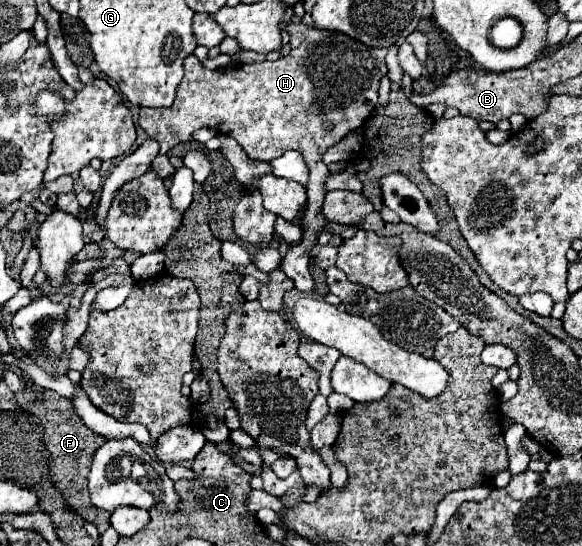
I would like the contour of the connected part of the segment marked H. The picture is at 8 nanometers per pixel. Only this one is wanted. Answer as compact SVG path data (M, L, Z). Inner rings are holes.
M289 22L287 24L287 32L291 36L291 40L289 40L291 52L287 56L281 56L275 62L243 64L241 70L239 70L239 66L207 70L197 60L195 54L189 54L185 58L185 76L183 76L181 84L177 86L177 98L175 98L173 106L169 106L169 108L147 108L147 106L141 106L139 124L149 134L149 138L159 142L159 146L161 146L159 154L167 154L173 146L193 140L195 130L199 130L203 126L235 138L241 144L241 148L247 152L247 156L253 158L253 160L271 162L271 160L279 158L287 150L299 150L305 156L305 162L309 166L307 212L303 214L303 222L301 222L301 228L303 228L305 234L303 234L303 240L299 244L293 244L293 246L287 248L287 252L285 252L285 256L281 260L281 270L293 282L299 284L297 290L311 292L313 278L309 274L309 254L311 254L313 246L317 244L317 238L319 238L323 226L327 224L327 220L329 222L337 222L337 224L359 226L363 222L363 218L373 212L373 206L361 194L345 192L345 190L331 190L325 196L325 180L329 176L329 170L323 164L321 156L325 154L327 148L331 148L333 144L343 140L347 132L359 128L369 118L369 114L373 112L373 108L377 104L379 82L381 82L381 78L387 72L387 66L385 66L387 48L371 48L371 46L365 46L365 44L357 42L355 38L349 38L347 34L341 34L341 32L335 32L335 30L323 30L323 28L307 26L303 22L297 22L297 24Z

